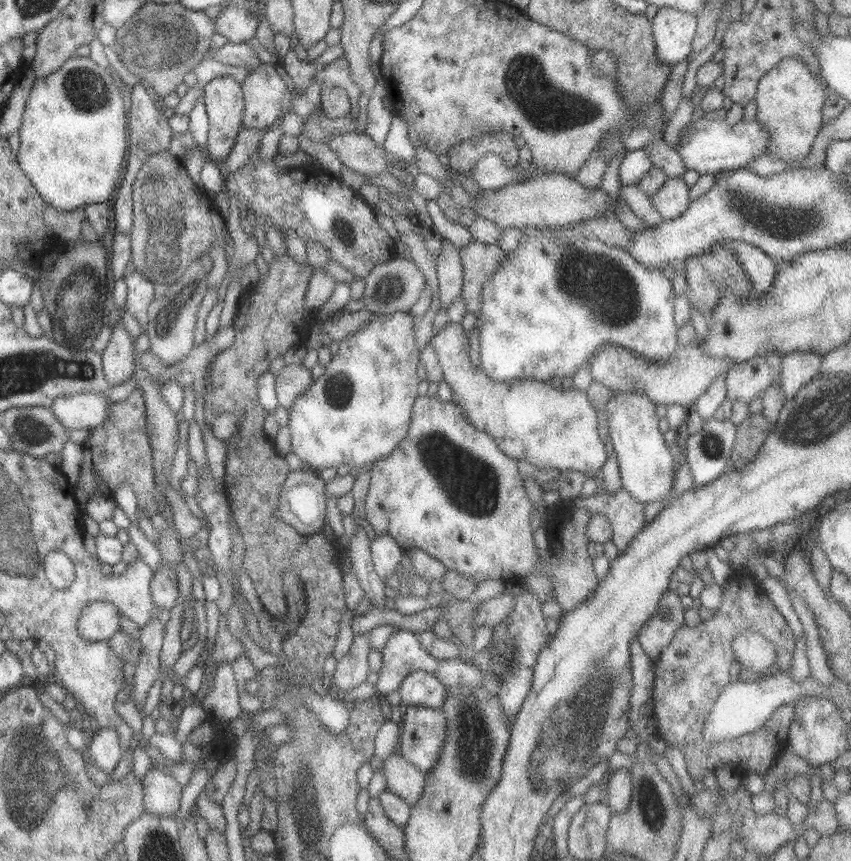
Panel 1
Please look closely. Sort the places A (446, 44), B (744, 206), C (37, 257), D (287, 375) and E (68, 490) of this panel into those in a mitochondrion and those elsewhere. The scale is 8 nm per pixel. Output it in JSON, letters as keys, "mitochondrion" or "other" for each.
{"A":"other","B":"mitochondrion","C":"other","D":"other","E":"other"}

